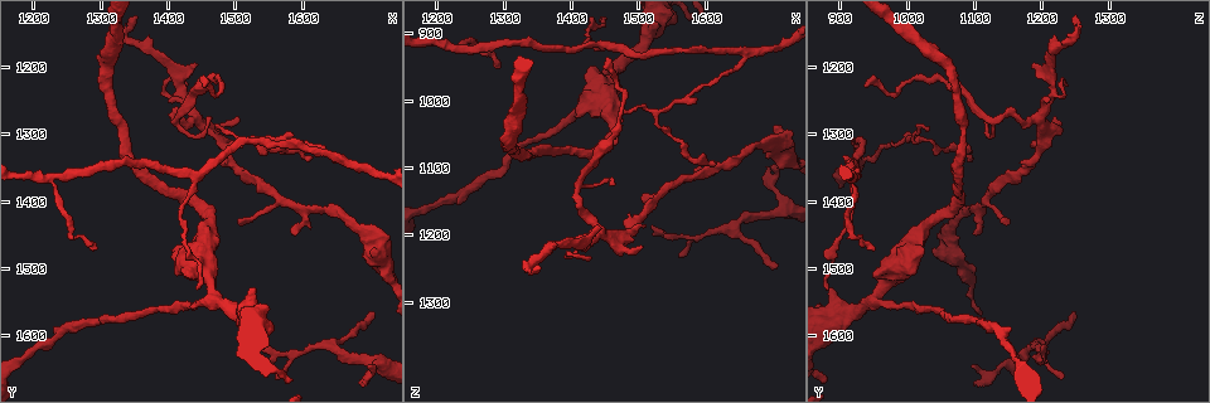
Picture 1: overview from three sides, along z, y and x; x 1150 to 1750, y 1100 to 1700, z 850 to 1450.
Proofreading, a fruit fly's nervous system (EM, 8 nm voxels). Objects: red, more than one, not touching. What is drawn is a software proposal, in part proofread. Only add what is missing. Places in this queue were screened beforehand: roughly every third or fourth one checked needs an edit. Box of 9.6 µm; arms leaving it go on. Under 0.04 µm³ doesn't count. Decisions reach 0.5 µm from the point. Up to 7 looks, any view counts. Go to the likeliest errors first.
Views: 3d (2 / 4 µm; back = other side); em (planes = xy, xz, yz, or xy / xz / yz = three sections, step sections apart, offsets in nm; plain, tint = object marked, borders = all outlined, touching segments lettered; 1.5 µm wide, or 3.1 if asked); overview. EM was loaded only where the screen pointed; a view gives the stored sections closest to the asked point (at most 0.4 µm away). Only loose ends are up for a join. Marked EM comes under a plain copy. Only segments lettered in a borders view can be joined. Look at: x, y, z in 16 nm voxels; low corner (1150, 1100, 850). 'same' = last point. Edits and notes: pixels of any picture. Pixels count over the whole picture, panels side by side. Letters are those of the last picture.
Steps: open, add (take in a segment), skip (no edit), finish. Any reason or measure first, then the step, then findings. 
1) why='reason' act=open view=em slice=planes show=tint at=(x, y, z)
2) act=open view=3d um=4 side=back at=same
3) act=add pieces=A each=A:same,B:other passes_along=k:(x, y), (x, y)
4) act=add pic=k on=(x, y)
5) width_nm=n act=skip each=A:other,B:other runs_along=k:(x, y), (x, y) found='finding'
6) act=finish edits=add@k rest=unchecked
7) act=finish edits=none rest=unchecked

why='branch stops here' act=open view=3d um=4 side=back at=(1710, 1565, 1245)

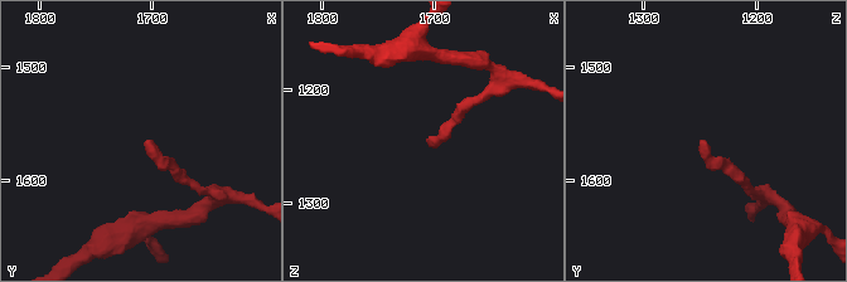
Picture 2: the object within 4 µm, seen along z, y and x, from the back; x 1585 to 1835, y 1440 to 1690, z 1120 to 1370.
why='need the tissue' act=open view=em slice=planes show=borders at=(1708, 1566, 1248)

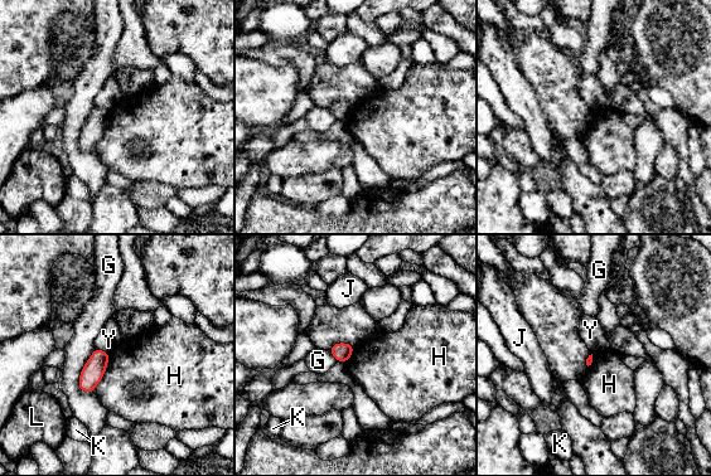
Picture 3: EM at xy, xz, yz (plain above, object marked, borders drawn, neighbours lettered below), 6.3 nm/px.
longest_contact=G:300nm act=skip each=G:other,H:other,J:other,K:other,L:other,Y:other border=3:(110, 354), (104, 375), (92, 392) found='none of them fits'

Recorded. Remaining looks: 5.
why='branch stops here' act=open view=3d um=4 at=(1705, 1640, 1090)

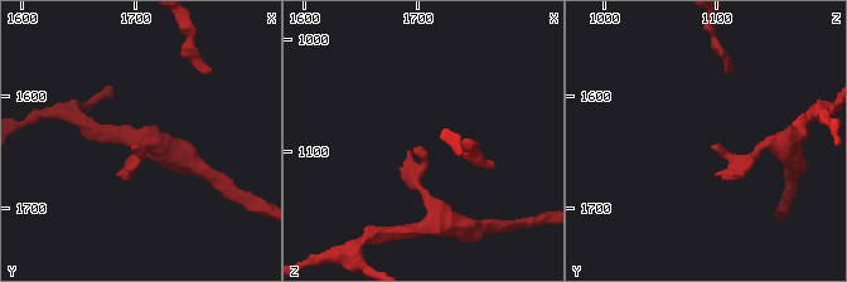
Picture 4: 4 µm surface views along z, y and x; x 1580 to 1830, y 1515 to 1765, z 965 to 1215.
act=open view=em slice=planes show=borders at=(1700, 1646, 1094)

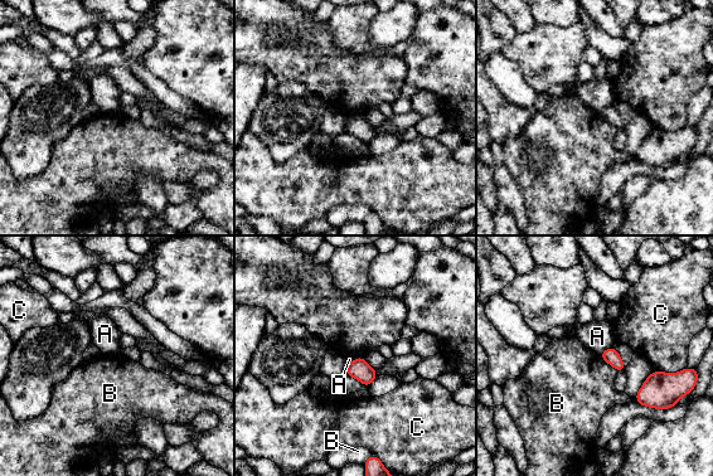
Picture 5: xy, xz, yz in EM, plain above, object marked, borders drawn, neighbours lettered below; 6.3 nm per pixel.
width_nm=100 act=skip each=A:other,B:other,C:other border=5:(598, 355), (617, 372) found='none of them fits'

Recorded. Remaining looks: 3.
why='free end' act=open view=em slice=planes show=tint at=(1615, 1335, 1100)

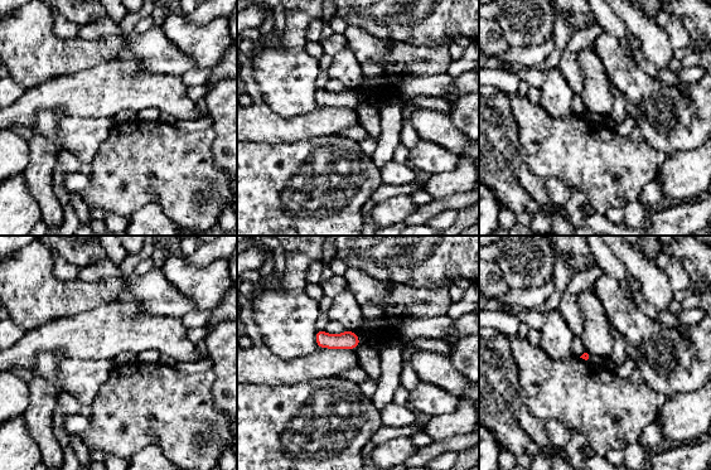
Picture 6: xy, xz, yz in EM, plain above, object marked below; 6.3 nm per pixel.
why='what lies round it' act=open view=em slice=planes show=borders at=same

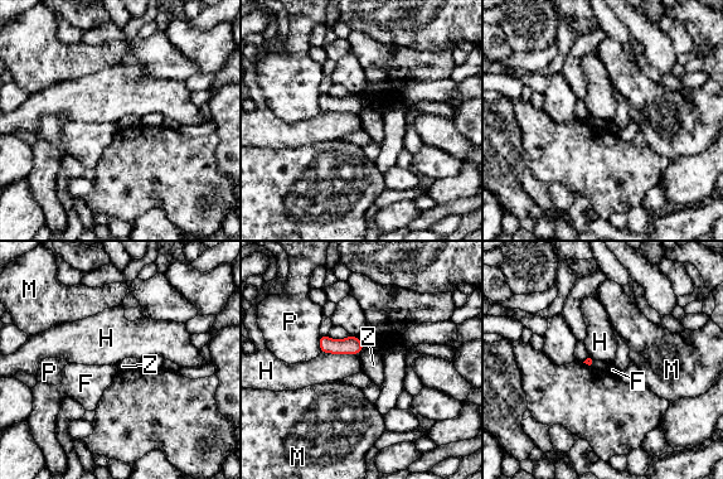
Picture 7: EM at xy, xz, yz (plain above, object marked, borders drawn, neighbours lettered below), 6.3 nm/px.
longest_contact=H:240nm act=skip each=F:other,H:other,M:other,P:other,Z:other border=7:(321, 352), (359, 353) found='none of them fits'

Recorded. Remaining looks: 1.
act=finish edits=none rest=unchecked

